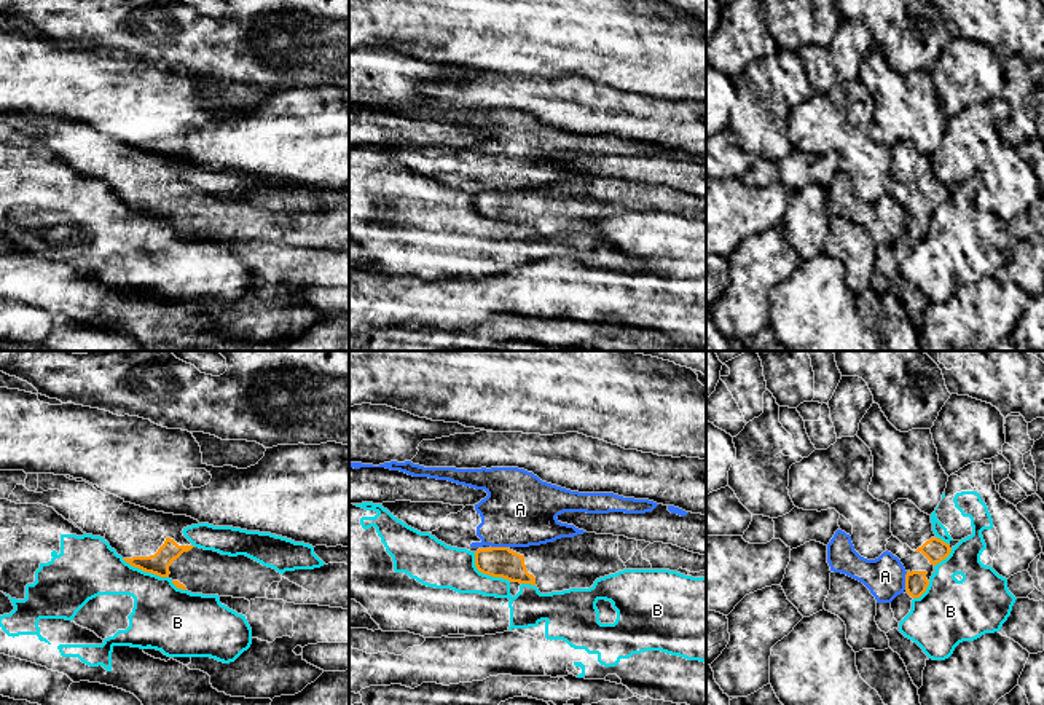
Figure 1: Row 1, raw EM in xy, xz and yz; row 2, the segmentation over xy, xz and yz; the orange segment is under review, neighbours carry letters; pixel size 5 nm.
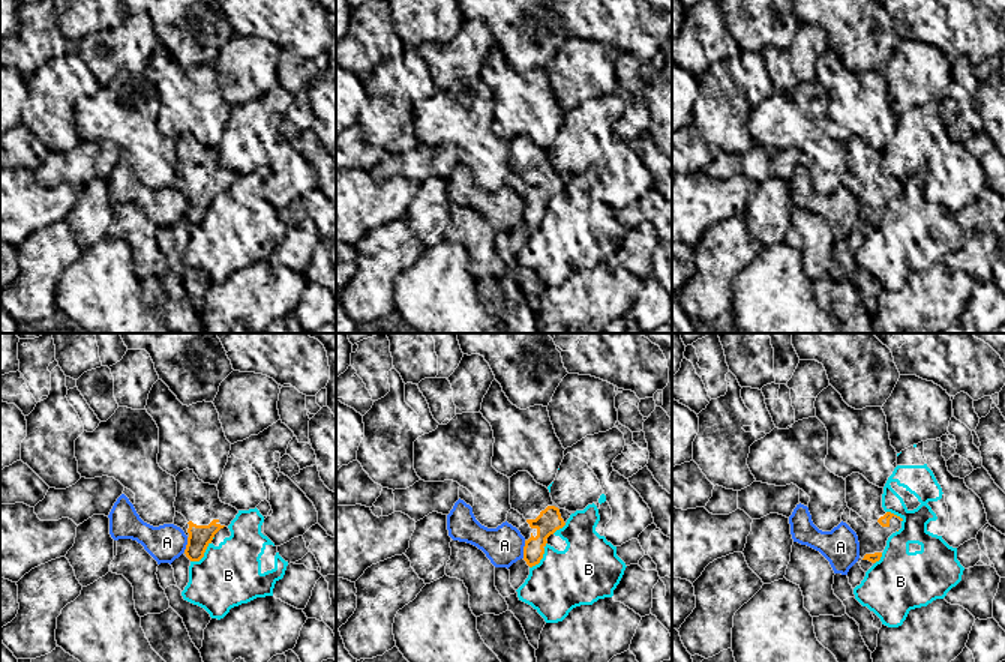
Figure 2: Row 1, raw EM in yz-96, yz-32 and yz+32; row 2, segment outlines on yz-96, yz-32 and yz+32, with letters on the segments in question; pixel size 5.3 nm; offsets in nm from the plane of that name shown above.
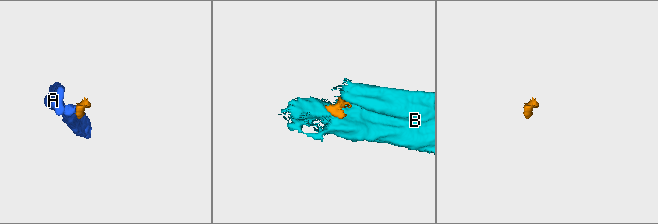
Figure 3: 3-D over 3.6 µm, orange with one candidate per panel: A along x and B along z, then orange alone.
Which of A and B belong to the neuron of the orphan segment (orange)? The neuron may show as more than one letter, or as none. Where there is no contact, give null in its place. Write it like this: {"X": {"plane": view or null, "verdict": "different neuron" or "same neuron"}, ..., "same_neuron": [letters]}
{"A": {"plane": "yz", "verdict": "different neuron"}, "B": {"plane": "xz", "verdict": "different neuron"}, "same_neuron": []}

